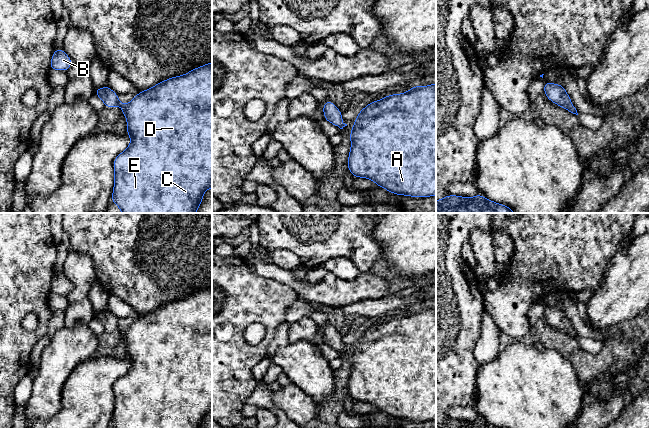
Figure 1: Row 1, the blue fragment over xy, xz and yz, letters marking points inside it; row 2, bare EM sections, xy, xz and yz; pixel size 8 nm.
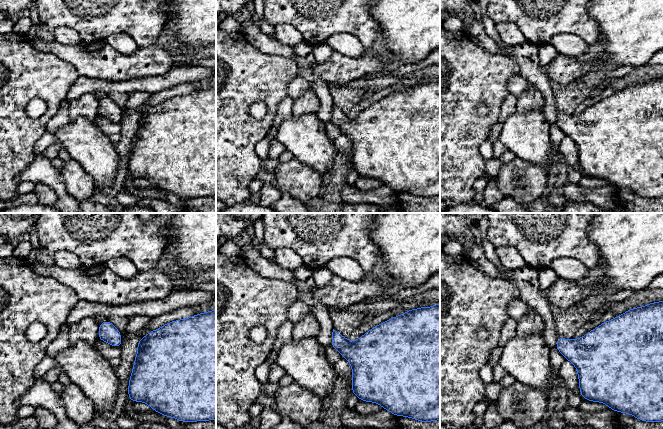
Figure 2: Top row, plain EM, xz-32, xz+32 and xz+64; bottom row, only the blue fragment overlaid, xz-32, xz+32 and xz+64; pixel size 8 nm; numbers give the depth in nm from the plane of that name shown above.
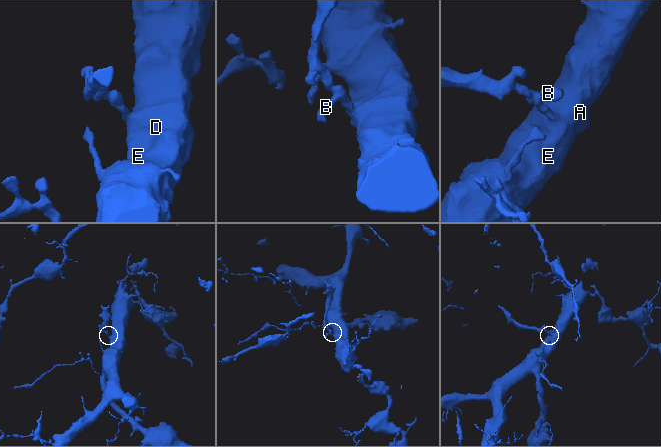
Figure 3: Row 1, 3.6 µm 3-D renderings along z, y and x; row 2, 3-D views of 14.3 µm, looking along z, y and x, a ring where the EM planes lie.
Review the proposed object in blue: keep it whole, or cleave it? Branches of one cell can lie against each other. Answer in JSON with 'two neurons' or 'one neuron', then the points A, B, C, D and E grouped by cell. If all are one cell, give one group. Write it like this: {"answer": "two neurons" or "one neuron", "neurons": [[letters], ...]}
{"answer": "one neuron", "neurons": [["A", "B", "C", "D", "E"]]}

